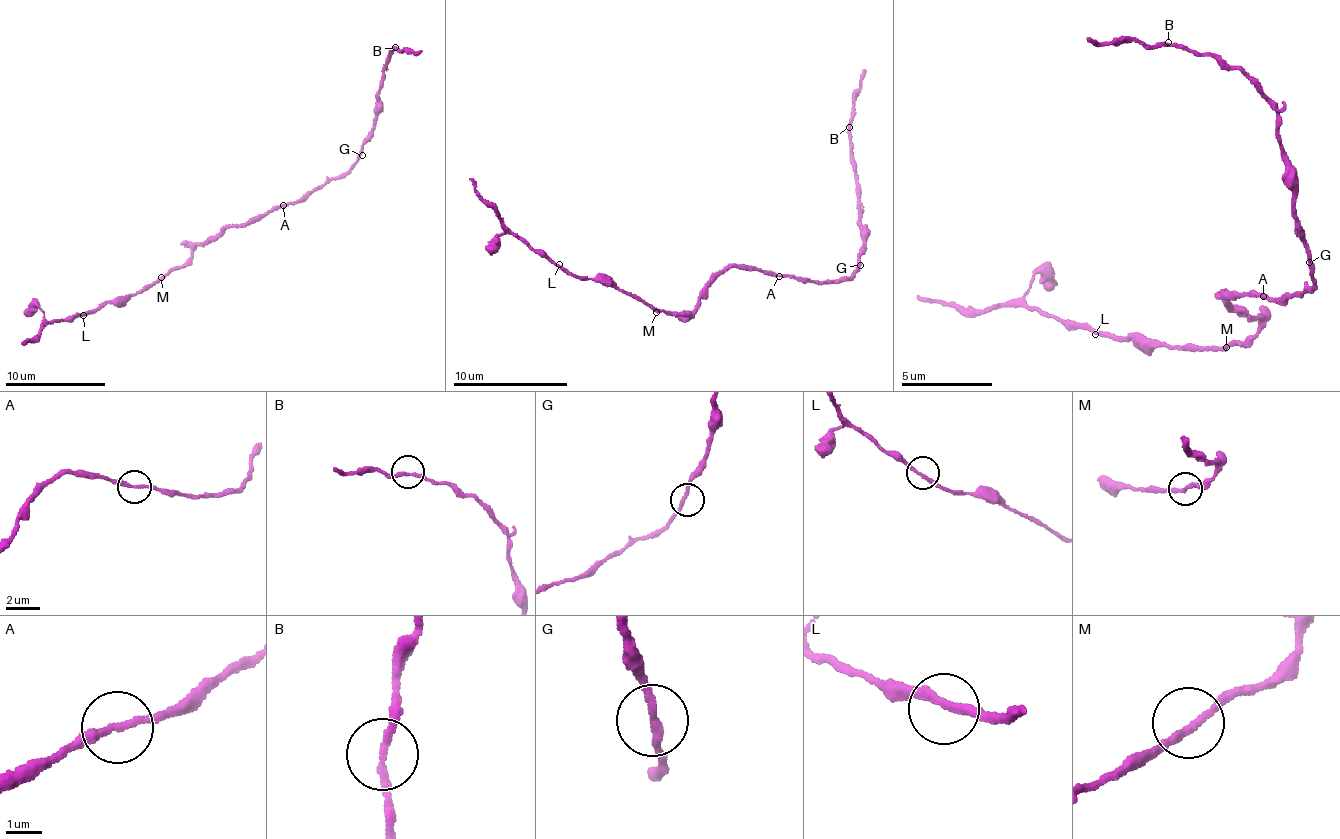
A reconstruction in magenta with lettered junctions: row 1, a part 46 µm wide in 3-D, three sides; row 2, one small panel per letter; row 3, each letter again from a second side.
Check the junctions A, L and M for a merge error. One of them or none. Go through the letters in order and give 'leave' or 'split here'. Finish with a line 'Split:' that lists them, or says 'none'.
A: leave
L: leave
M: leave
Split: none

